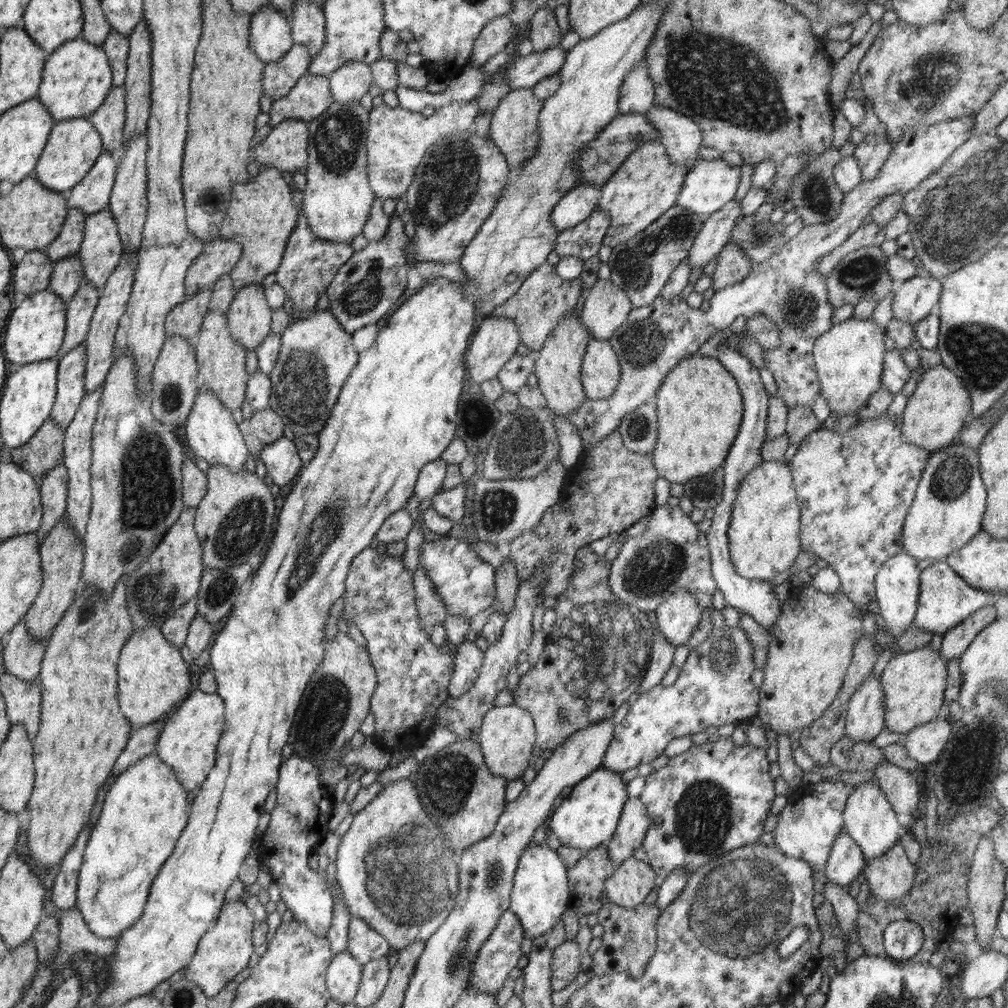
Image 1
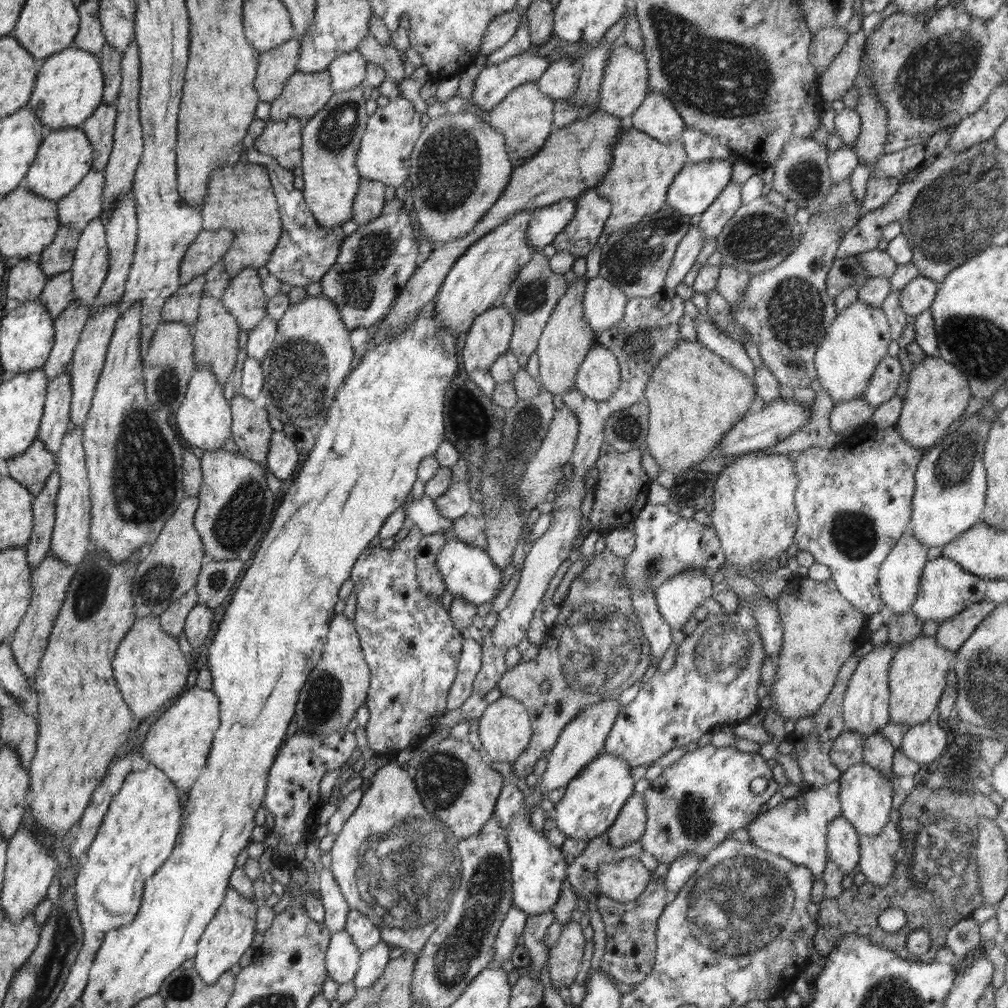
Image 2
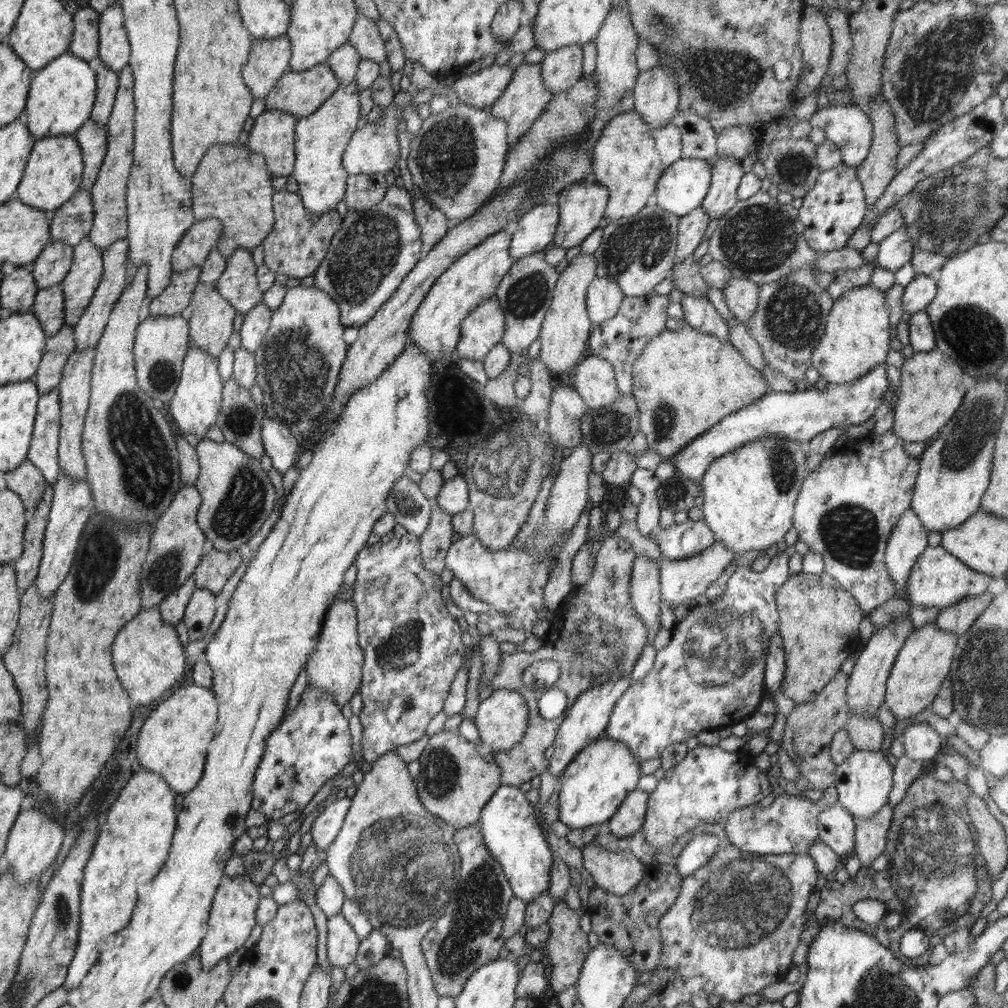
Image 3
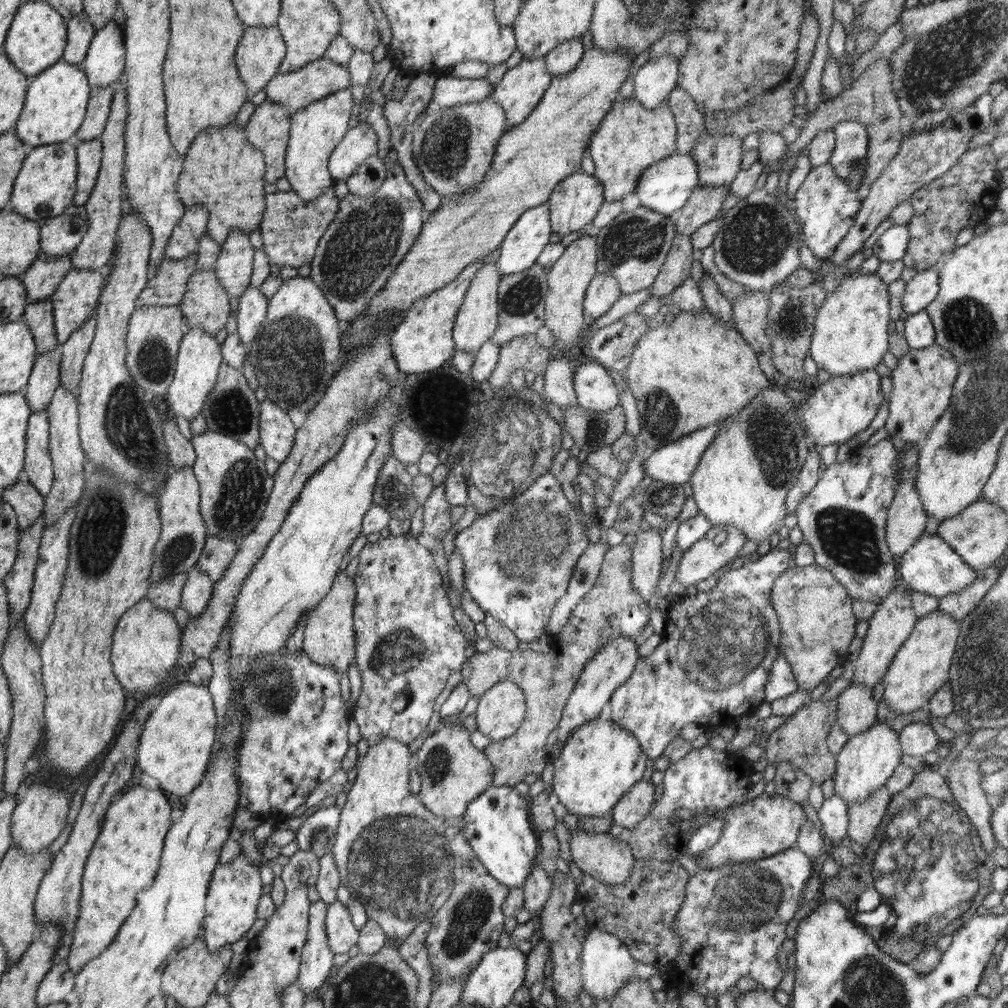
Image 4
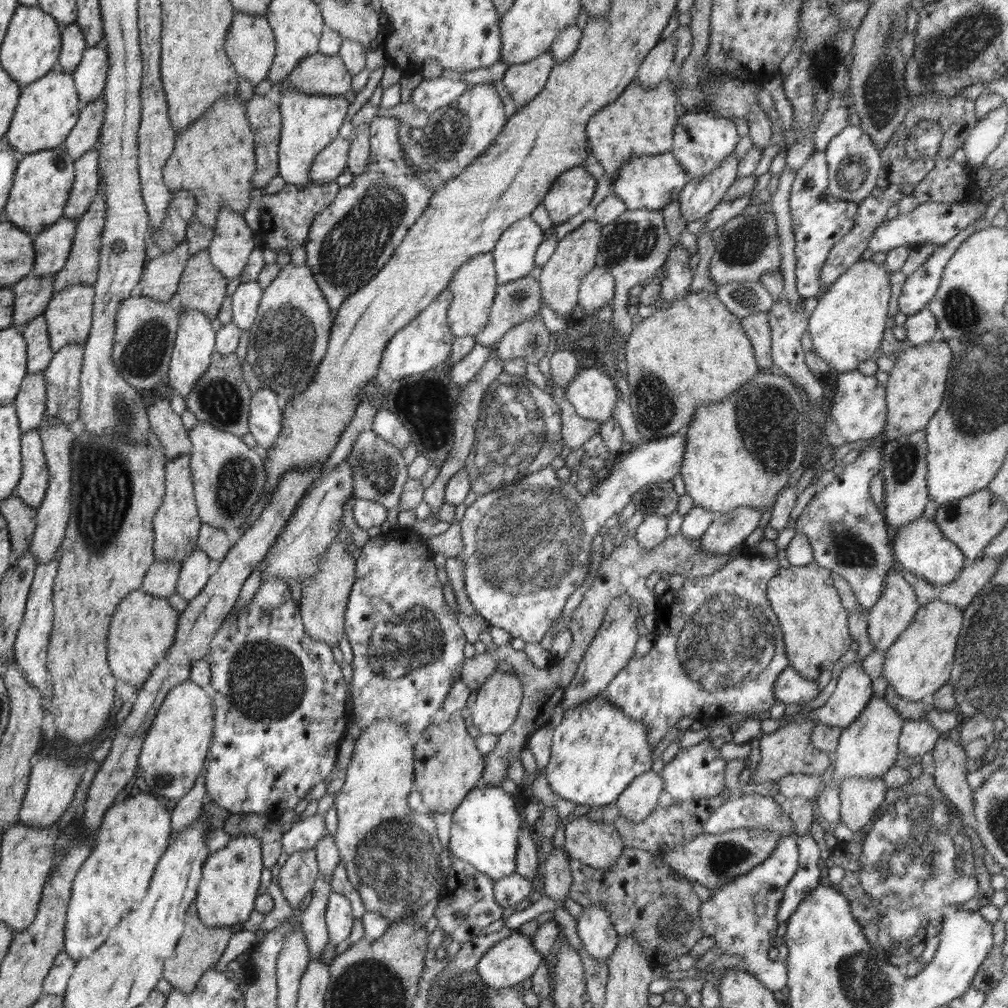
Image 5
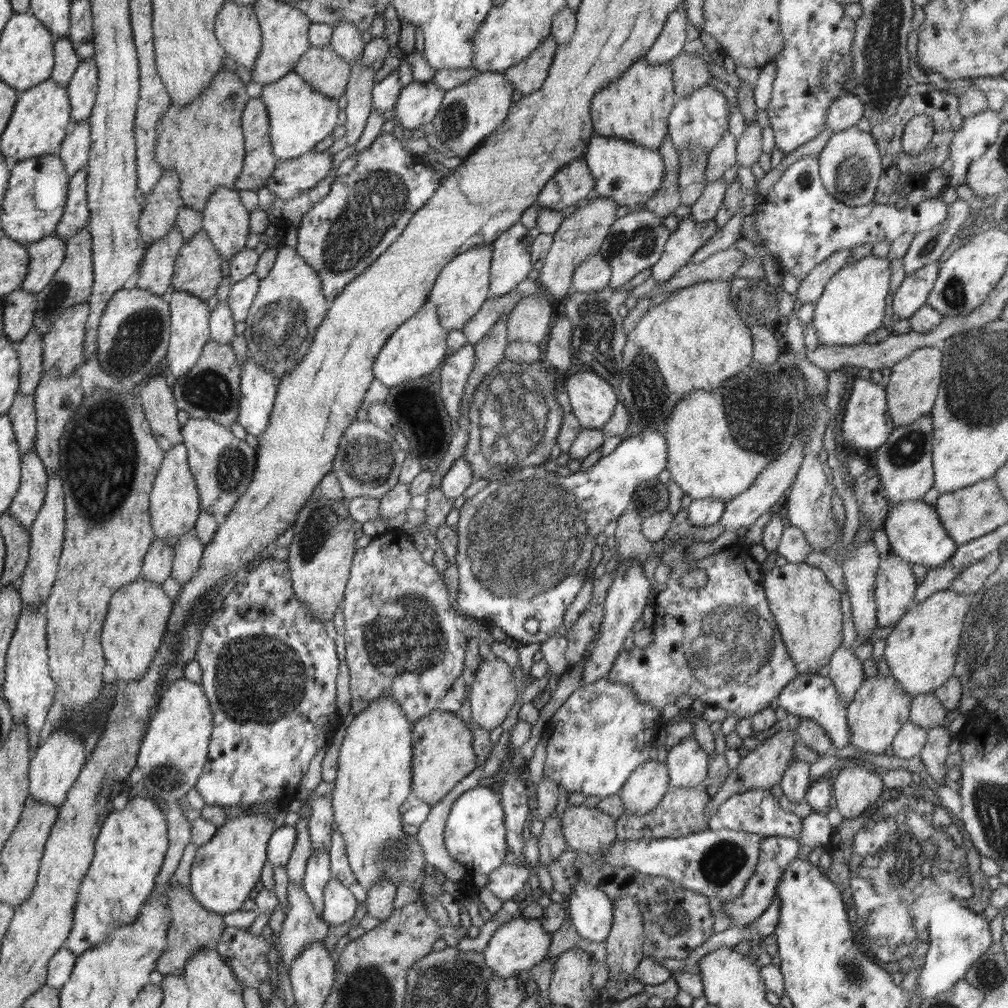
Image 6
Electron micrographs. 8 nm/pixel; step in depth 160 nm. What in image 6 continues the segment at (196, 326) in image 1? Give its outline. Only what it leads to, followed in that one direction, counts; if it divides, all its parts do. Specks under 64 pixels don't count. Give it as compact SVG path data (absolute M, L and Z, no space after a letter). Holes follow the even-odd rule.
M172 227L161 239L148 241L139 266L137 287L162 296L171 285L174 264L184 241L177 227Z

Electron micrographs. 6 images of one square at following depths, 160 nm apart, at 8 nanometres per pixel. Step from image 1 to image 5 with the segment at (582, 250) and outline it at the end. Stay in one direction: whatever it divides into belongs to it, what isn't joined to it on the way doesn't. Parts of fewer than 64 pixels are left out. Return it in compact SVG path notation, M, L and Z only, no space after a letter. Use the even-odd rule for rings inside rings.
M580 165L558 175L543 203L550 220L557 225L589 206L594 192L596 179L586 171L585 165Z

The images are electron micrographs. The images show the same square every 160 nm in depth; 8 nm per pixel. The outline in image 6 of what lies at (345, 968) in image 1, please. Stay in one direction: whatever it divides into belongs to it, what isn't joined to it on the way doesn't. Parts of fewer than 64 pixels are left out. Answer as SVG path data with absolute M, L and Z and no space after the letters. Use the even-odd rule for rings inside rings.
M330 877L323 890L323 921L328 926L338 926L352 920L358 902L346 885Z

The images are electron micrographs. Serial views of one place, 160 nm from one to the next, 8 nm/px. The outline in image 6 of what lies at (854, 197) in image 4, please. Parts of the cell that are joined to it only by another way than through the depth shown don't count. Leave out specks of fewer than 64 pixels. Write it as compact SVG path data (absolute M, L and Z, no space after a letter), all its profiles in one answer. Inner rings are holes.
M806 155L782 173L780 180L763 196L761 207L752 215L761 244L772 257L780 259L782 273L801 281L836 251L867 242L875 245L888 240L891 243L904 233L917 235L945 221L948 211L948 205L934 197L908 204L904 209L874 202L848 206L828 194L819 175L819 160L814 155Z

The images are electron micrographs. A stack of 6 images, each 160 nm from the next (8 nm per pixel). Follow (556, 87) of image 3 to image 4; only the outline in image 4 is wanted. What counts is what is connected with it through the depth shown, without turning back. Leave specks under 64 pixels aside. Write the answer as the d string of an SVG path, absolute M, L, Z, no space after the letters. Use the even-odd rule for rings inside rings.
M581 39L563 41L545 57L548 74L557 77L573 71L582 60L583 52Z

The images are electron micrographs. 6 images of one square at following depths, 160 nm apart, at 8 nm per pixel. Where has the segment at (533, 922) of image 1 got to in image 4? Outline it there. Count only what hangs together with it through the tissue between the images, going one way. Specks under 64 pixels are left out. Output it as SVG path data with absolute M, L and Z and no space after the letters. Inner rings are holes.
M490 785L467 806L458 827L488 874L509 888L522 887L537 864L538 839L528 821L528 798L510 785Z

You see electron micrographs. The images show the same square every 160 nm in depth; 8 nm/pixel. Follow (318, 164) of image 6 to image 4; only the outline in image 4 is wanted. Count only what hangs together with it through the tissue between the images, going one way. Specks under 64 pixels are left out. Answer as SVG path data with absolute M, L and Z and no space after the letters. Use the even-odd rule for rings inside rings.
M365 122L350 128L330 153L328 170L333 180L346 180L368 157L378 152L375 131Z

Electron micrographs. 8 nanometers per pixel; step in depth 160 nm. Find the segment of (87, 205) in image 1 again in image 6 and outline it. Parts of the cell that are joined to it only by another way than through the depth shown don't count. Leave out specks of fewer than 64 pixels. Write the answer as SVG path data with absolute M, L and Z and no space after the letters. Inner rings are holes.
M54 232L27 247L30 264L21 284L22 290L39 293L58 271L65 257L65 241Z

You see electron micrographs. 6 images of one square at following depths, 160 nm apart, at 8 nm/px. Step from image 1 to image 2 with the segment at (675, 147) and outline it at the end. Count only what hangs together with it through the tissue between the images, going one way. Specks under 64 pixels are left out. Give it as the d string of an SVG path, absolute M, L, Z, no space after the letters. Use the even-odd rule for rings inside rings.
M649 88L637 109L628 124L664 144L680 140L686 130L686 124L672 106L672 101L662 93L655 93Z

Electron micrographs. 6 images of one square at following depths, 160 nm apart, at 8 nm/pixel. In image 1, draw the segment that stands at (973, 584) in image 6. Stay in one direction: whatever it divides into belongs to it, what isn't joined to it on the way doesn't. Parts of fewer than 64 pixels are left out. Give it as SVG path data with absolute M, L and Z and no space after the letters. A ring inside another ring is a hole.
M987 605L981 610L970 614L960 624L948 629L942 638L939 655L945 660L959 658L959 656L968 648L968 645L974 640L974 637L994 619L997 618L994 605Z

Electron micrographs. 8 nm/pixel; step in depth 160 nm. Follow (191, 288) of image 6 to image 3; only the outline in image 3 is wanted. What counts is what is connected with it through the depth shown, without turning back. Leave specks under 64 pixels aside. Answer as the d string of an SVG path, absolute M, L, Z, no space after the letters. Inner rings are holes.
M200 282L195 286L189 305L192 310L192 316L188 322L191 344L205 350L218 360L220 353L228 345L228 338L233 333L235 308L218 292L216 286Z

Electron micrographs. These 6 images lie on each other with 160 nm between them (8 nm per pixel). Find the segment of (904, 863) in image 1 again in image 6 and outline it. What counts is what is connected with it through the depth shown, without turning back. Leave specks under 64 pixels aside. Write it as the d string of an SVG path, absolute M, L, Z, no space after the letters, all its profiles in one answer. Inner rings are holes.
M859 765L836 771L830 780L834 807L844 819L860 816L886 788L881 774Z

